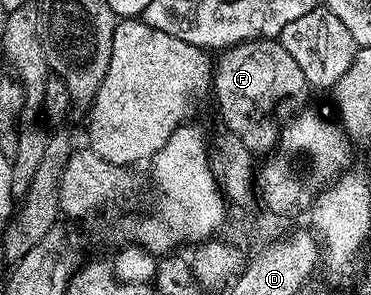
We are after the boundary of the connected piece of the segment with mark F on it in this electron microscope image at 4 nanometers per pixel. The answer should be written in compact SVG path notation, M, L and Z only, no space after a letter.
M269 38L247 40L235 47L223 49L214 60L211 91L214 96L216 92L216 108L220 111L221 118L224 119L223 127L227 131L233 132L248 148L259 150L260 147L264 147L264 150L268 150L275 145L278 139L276 116L282 115L283 112L291 113L292 104L307 105L304 103L308 100L310 86L306 82L306 74L302 74L298 62L294 62L294 58L290 58L286 46L282 46L279 39Z

